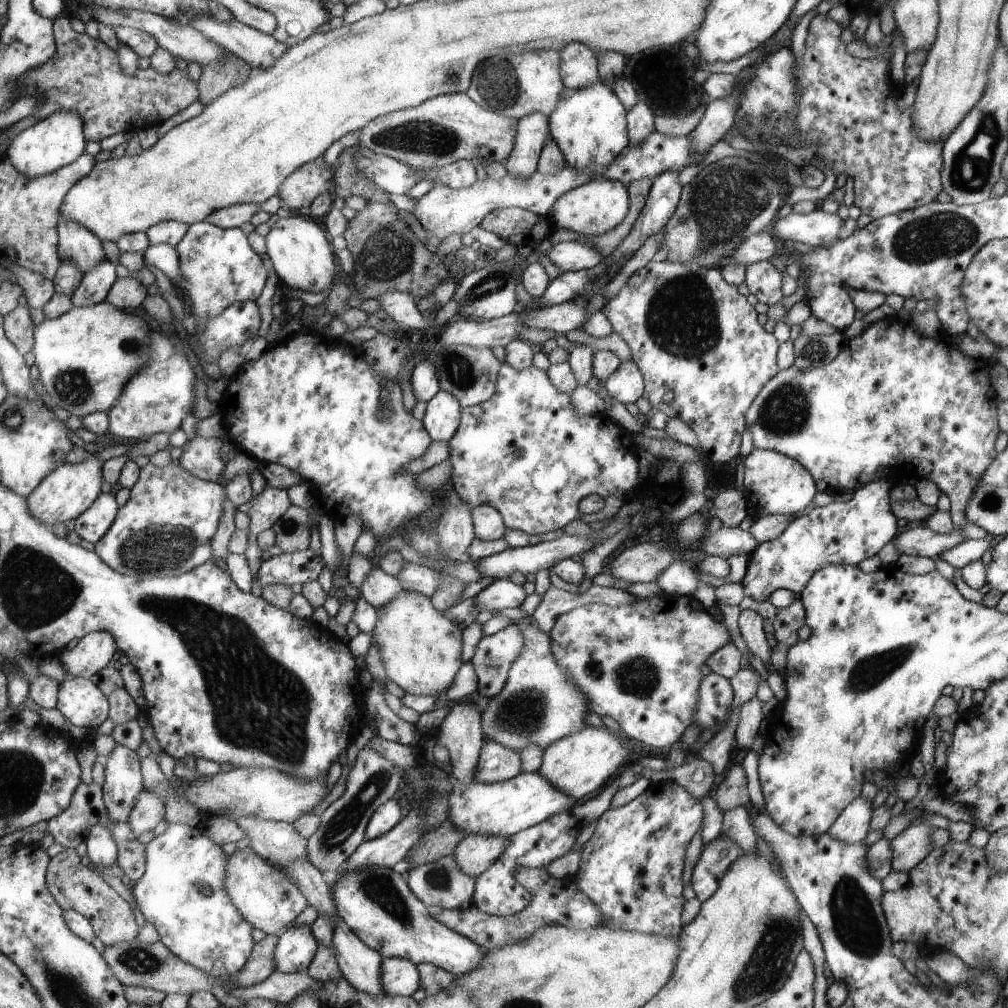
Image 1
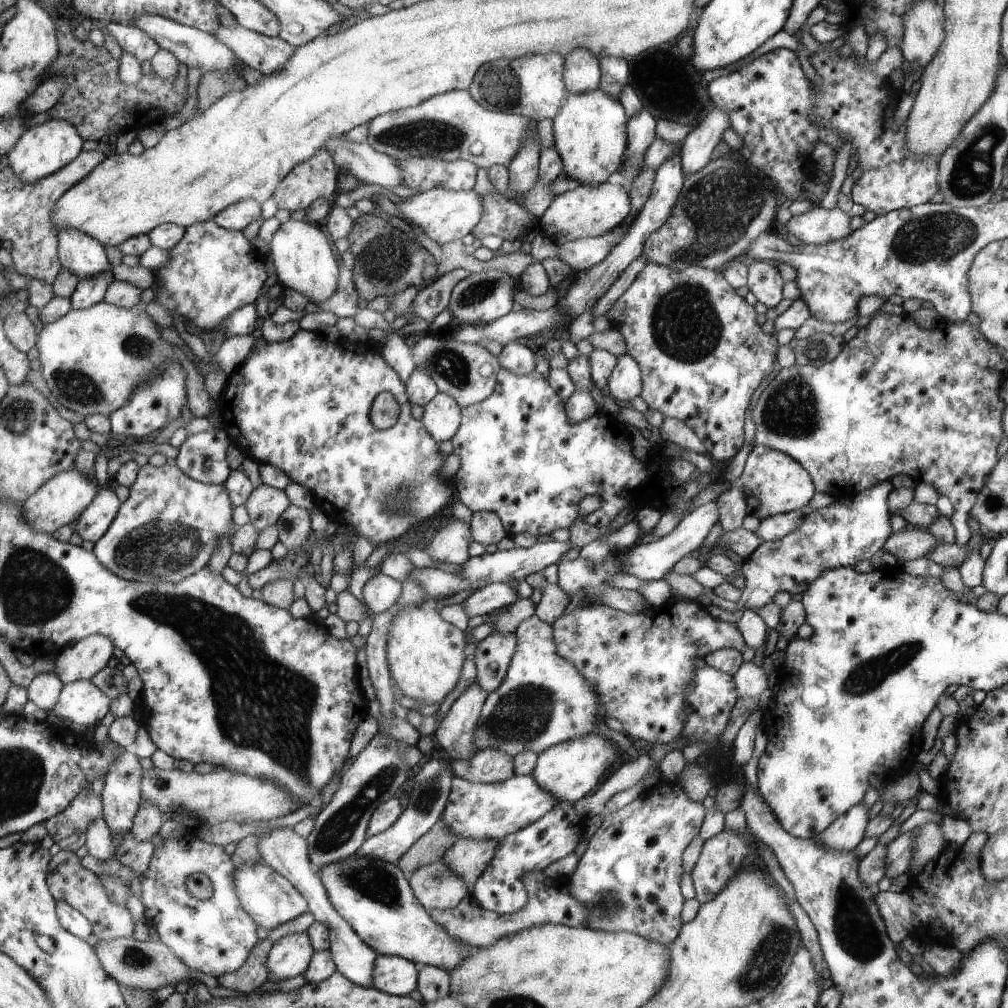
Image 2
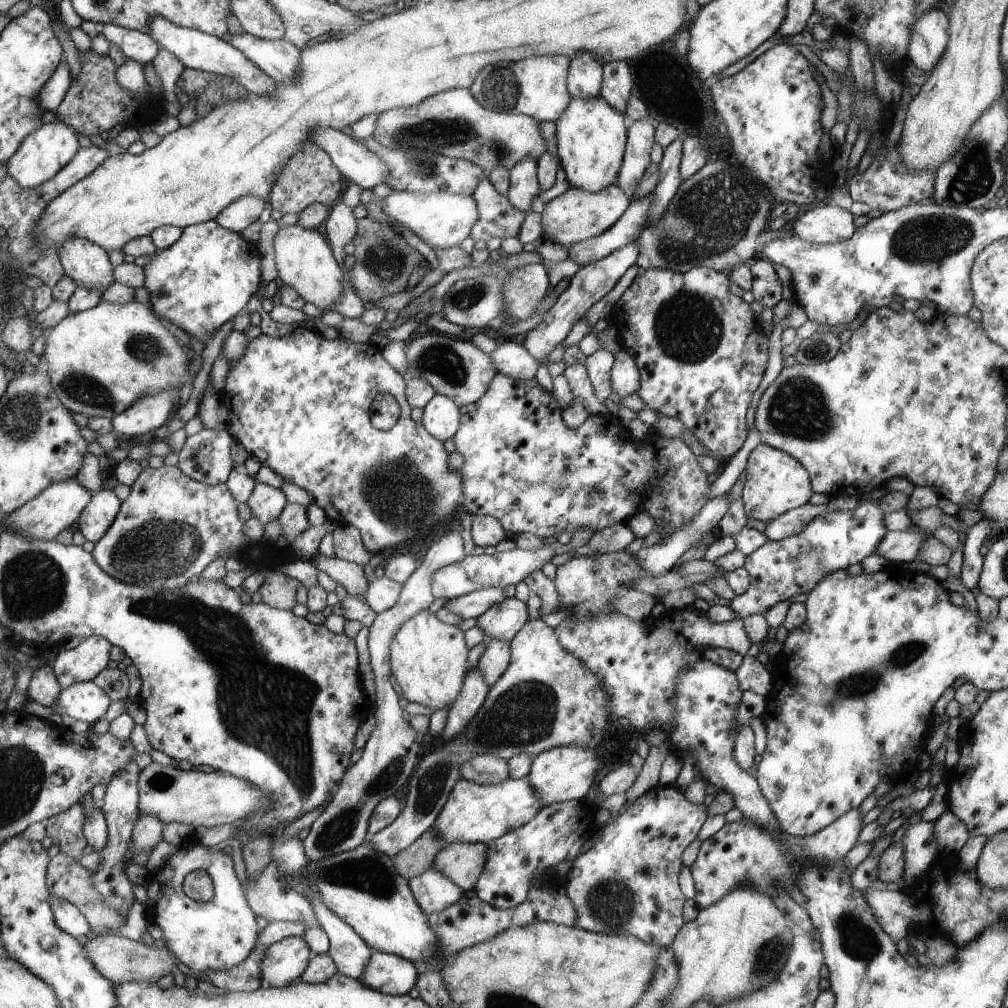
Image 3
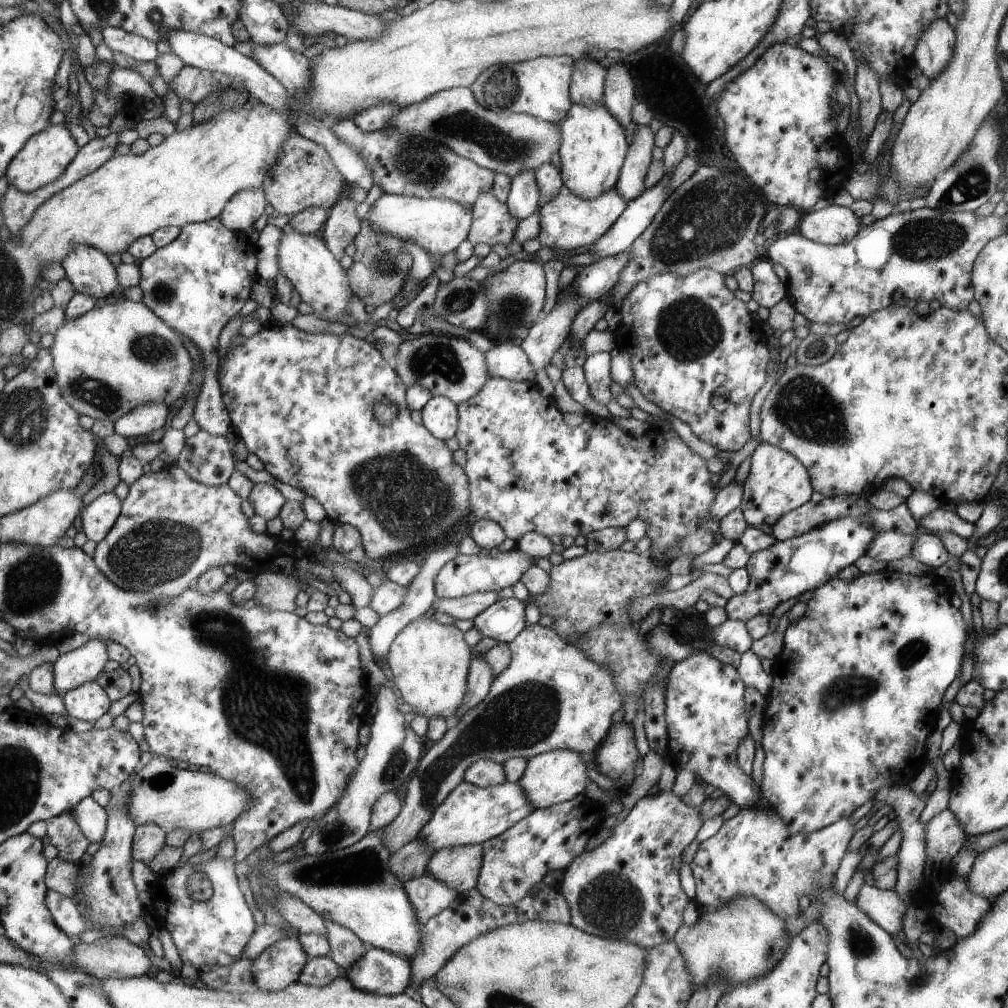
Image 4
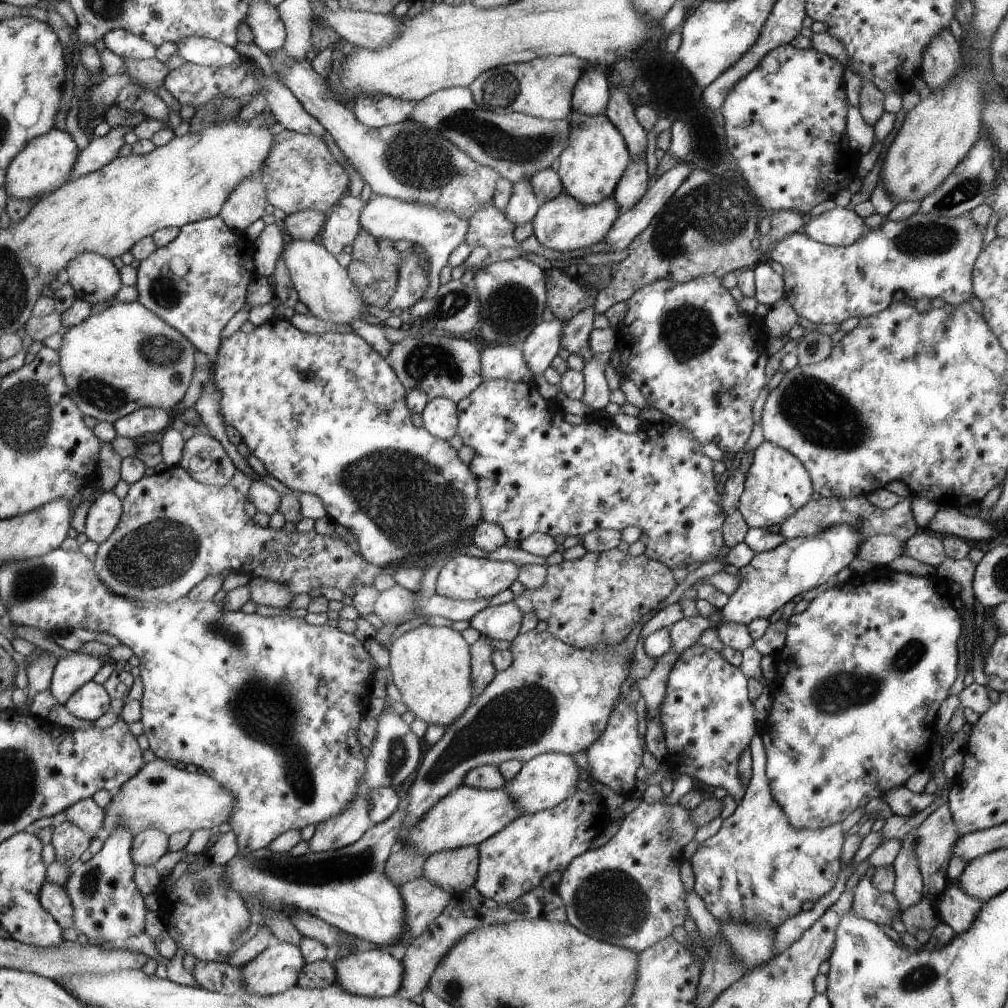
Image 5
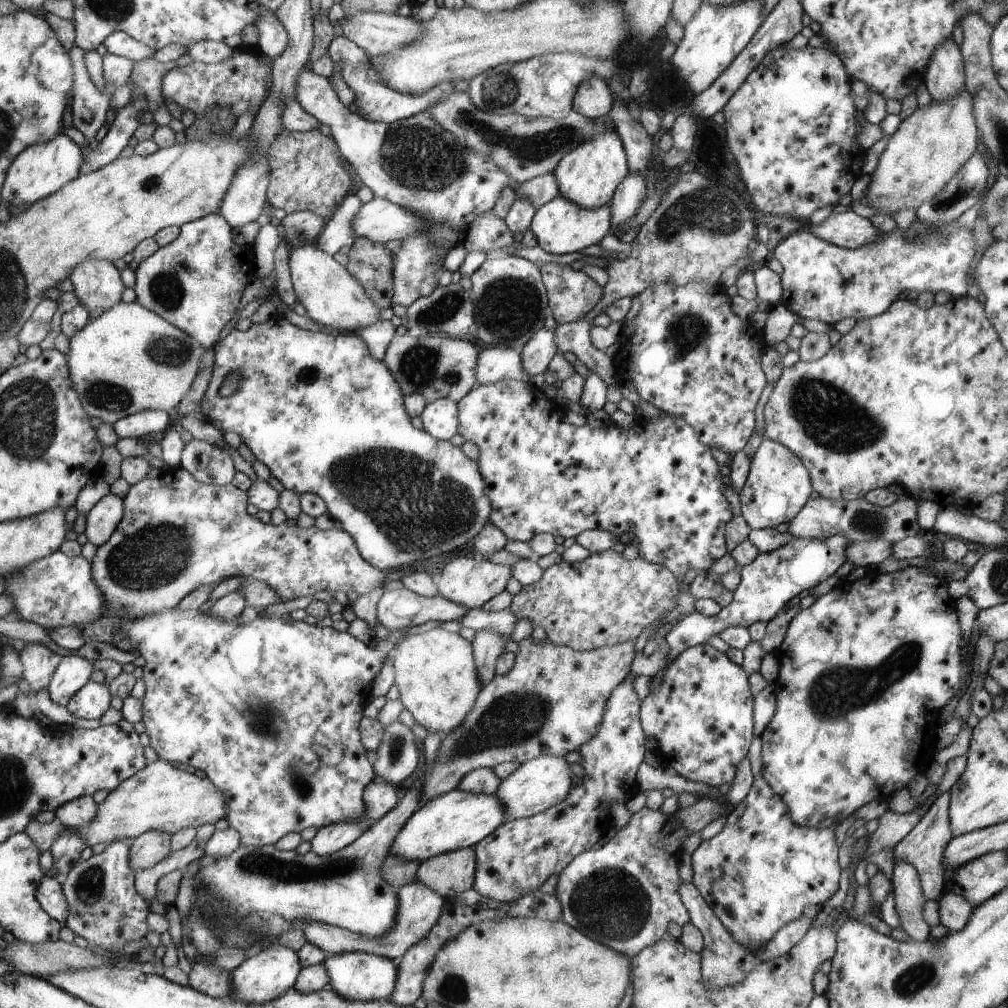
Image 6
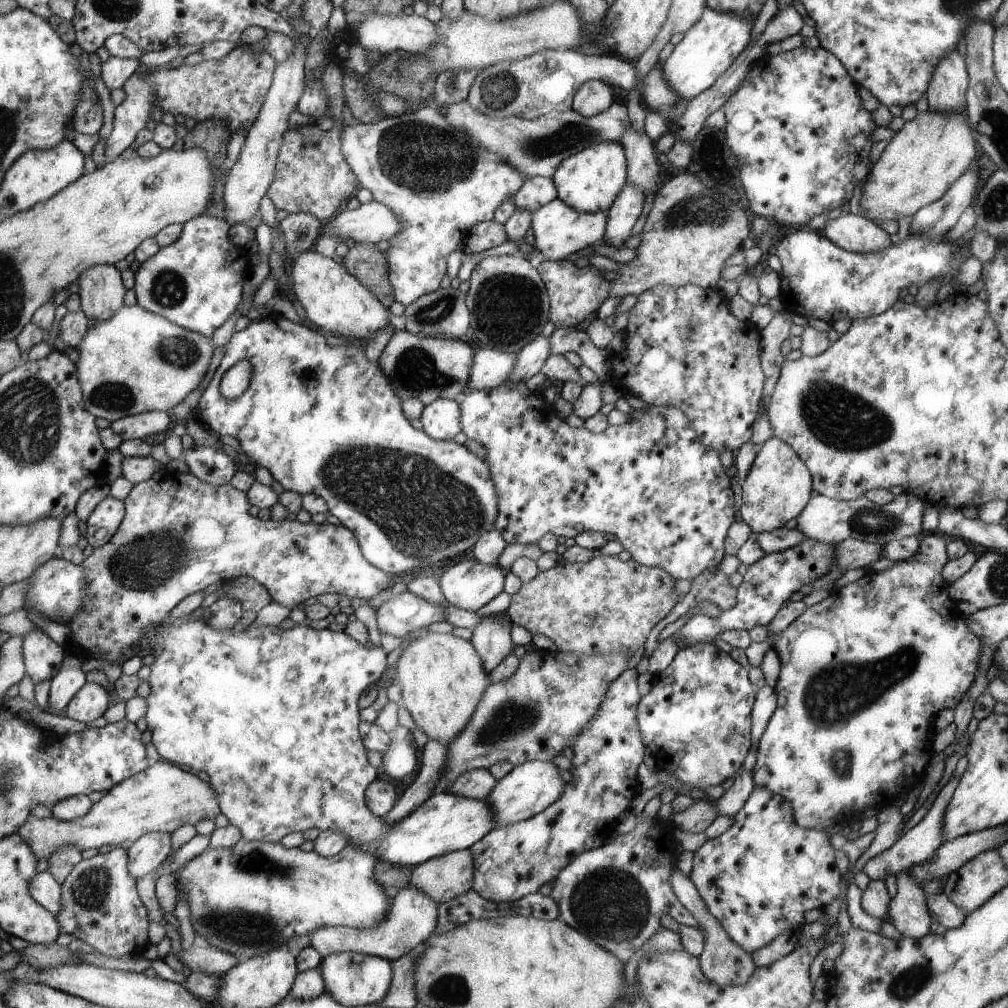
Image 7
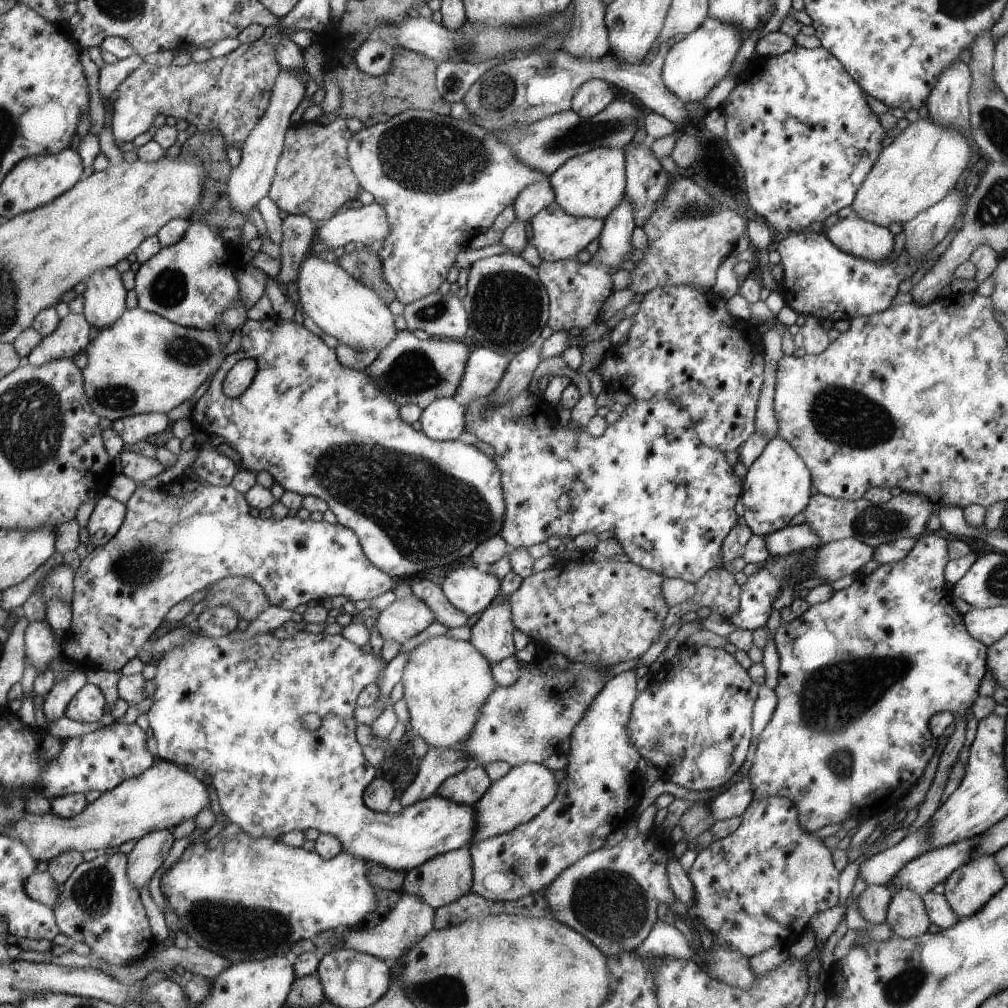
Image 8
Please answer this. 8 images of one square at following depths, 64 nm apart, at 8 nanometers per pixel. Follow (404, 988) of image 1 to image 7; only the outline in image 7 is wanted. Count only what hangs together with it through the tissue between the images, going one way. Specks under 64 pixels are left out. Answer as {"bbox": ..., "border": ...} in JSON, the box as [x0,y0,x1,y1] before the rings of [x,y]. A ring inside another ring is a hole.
{"bbox":[319,951,392,1007],"border":[[[350,951],[332,953],[323,958],[319,969],[324,981],[324,991],[347,1007],[377,1003],[385,997],[392,983],[392,962],[372,955]]]}

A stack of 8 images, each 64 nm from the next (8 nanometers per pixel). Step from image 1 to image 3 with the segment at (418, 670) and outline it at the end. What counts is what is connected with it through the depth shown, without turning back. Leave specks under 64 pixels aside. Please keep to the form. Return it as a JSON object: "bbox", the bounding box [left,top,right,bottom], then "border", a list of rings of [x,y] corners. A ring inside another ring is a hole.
{"bbox":[389,609,468,711],"border":[[[428,609],[417,612],[409,620],[405,620],[391,640],[389,645],[390,674],[401,690],[407,702],[415,702],[433,710],[445,708],[448,711],[453,702],[460,697],[464,677],[468,672],[468,648],[464,641],[463,632],[456,626],[443,624],[435,618]]]}

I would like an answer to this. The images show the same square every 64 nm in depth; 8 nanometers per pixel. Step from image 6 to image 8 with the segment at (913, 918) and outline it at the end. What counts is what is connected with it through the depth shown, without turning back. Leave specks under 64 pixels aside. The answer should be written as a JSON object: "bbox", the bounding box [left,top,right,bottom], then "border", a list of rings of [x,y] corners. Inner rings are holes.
{"bbox":[885,887,930,938],"border":[[[899,887],[888,903],[885,923],[894,937],[914,938],[928,933],[930,925],[923,896],[906,887]]]}

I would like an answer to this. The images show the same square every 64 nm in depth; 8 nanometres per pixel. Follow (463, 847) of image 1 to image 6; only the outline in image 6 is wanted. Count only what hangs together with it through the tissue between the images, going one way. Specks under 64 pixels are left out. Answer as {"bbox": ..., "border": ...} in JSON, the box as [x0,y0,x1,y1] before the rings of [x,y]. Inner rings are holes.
{"bbox":[415,848,476,899],"border":[[[460,848],[438,854],[419,863],[415,881],[427,886],[433,894],[448,899],[471,888],[475,880],[476,851]]]}

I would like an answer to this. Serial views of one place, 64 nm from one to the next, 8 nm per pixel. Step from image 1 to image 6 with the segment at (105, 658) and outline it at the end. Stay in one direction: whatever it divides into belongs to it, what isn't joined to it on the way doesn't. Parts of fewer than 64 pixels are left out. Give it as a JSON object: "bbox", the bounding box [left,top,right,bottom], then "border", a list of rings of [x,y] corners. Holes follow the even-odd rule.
{"bbox":[48,655,95,706],"border":[[[69,655],[63,657],[57,672],[48,686],[50,698],[61,706],[67,706],[90,680],[95,666],[87,658]]]}

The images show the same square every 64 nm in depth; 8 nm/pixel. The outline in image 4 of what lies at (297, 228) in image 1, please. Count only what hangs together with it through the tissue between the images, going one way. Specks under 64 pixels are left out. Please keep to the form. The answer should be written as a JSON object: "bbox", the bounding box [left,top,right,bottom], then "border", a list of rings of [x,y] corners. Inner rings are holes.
{"bbox":[277,229,353,321],"border":[[[284,229],[277,242],[277,262],[279,270],[295,287],[300,300],[309,304],[317,316],[328,321],[349,314],[347,307],[353,294],[352,288],[347,286],[345,280],[348,276],[345,276],[345,270],[337,264],[337,260],[319,240],[319,236],[309,236]]]}

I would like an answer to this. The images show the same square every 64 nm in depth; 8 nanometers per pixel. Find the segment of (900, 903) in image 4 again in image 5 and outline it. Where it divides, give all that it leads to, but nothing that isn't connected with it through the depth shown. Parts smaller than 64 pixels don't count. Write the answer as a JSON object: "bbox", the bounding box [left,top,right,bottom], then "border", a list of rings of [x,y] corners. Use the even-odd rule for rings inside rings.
{"bbox":[849,875,893,926],"border":[[[863,875],[853,893],[849,912],[853,912],[859,918],[869,919],[869,922],[877,923],[879,926],[889,926],[889,922],[893,920],[893,892],[881,894]]]}

